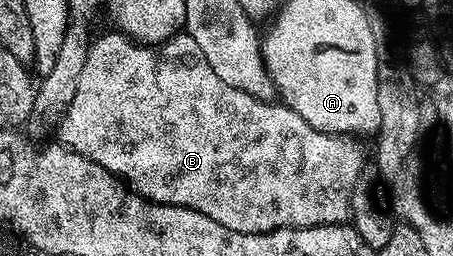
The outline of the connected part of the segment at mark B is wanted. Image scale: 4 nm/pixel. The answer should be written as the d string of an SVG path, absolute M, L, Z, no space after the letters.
M121 33L102 35L91 42L88 49L88 61L84 61L84 71L80 73L80 82L76 84L76 97L72 97L72 105L57 120L57 138L62 146L71 147L76 153L96 161L104 169L125 181L137 194L143 195L154 203L167 203L177 207L196 209L216 221L220 221L228 229L236 229L236 233L268 233L285 227L319 227L333 223L349 224L350 202L356 181L363 167L367 166L366 151L357 143L355 136L330 134L317 131L293 107L281 101L267 101L252 97L252 93L244 93L244 89L234 89L225 81L216 77L212 65L208 65L208 57L200 53L200 45L192 41L192 37L179 33L157 46L136 43Z

